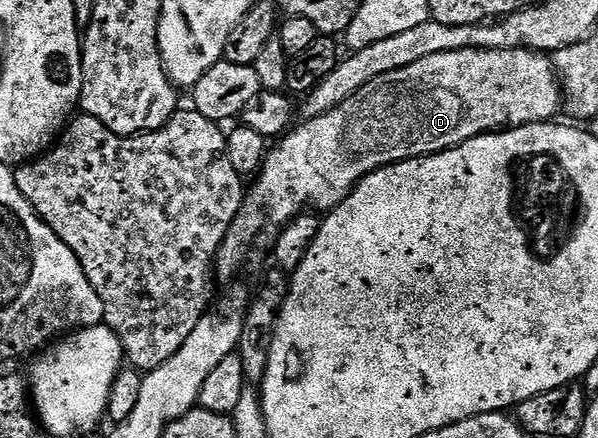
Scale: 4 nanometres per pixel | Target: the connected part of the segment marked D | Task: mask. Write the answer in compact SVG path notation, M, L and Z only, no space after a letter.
M464 48L463 50L451 50L447 54L431 54L431 58L419 58L419 62L411 62L411 66L403 66L399 70L391 70L387 74L383 74L379 78L375 78L371 82L367 82L367 86L363 86L363 90L359 90L355 94L351 94L351 98L347 98L347 102L343 102L339 106L335 106L331 110L327 110L318 116L311 116L303 120L303 124L285 133L280 139L281 148L274 147L272 151L265 157L265 164L261 167L259 175L252 181L251 187L248 189L245 201L241 204L239 214L235 218L235 222L231 226L231 230L227 234L227 238L221 243L221 249L217 255L215 272L218 277L221 276L225 280L229 280L241 267L245 264L245 244L249 244L253 240L253 236L257 236L265 227L268 226L269 220L276 226L284 226L290 220L294 220L297 216L302 215L306 211L316 210L321 214L328 214L337 208L345 201L345 199L353 193L353 187L363 179L367 174L371 174L375 170L385 168L389 164L398 164L404 160L420 160L423 156L433 156L436 152L445 152L448 148L458 148L463 142L467 142L471 138L481 136L484 132L495 132L507 128L518 128L524 124L543 124L545 120L554 119L563 108L563 85L557 75L557 69L553 67L552 59L548 55L530 52L528 48L516 48L515 50L495 50L494 48Z

